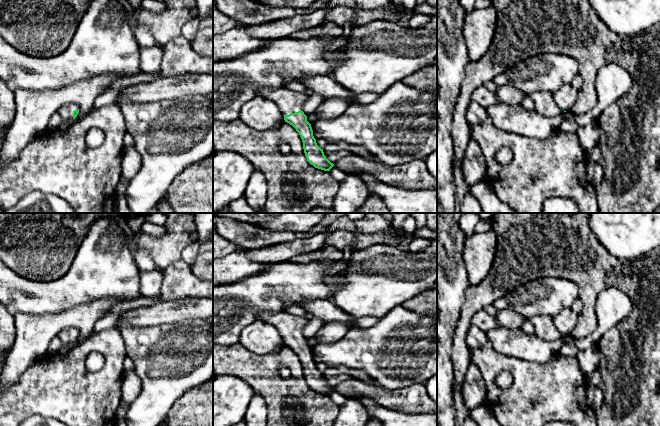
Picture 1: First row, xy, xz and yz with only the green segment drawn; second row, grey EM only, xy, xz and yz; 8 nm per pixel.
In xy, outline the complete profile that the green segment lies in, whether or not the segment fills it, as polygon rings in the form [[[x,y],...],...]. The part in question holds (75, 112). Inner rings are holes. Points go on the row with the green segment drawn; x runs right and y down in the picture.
[[[67,104],[58,109],[57,113],[63,120],[75,119],[79,113],[79,106],[77,104]]]

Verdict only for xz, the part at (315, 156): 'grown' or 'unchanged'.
grown

